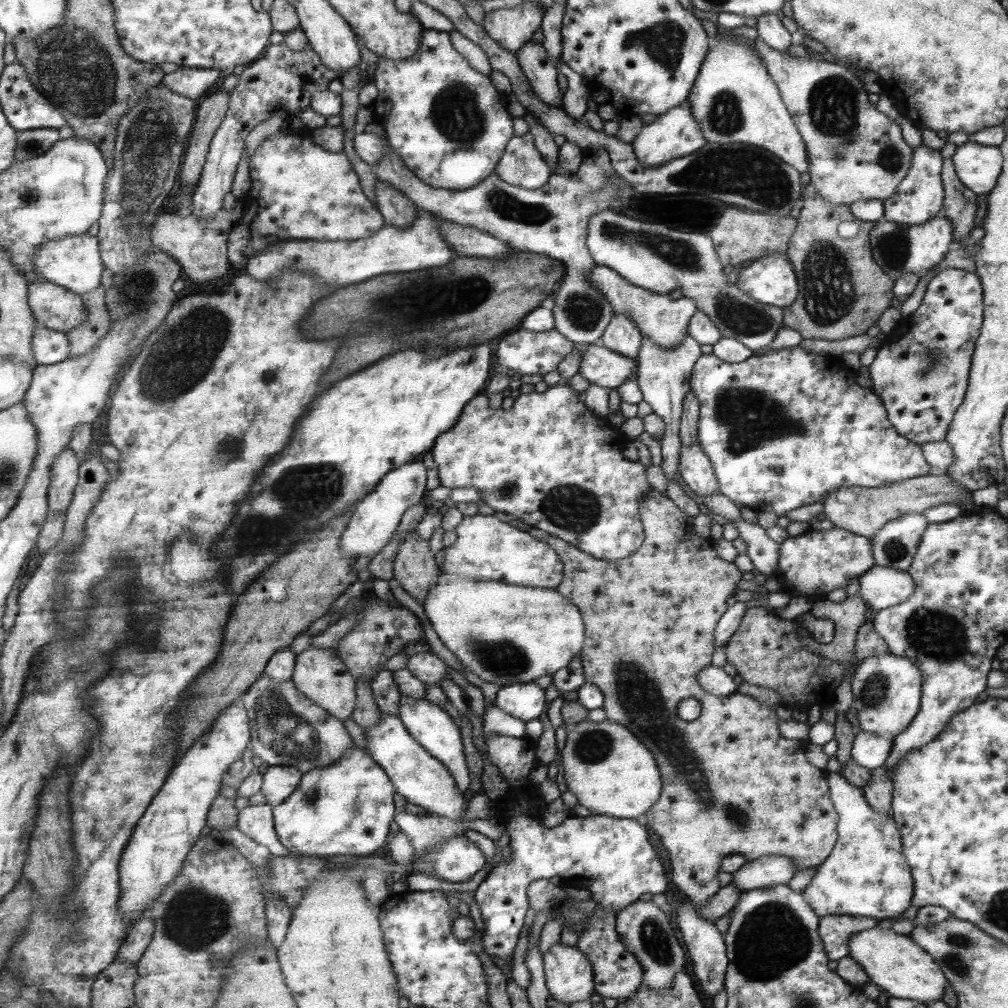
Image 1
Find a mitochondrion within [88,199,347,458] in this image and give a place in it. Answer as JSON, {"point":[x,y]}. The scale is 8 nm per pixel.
{"point":[206,329]}

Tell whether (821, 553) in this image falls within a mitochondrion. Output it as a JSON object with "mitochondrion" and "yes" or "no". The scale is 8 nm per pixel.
{"mitochondrion":"no"}

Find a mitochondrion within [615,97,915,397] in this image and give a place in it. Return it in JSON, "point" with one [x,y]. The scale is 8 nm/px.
{"point":[770,186]}

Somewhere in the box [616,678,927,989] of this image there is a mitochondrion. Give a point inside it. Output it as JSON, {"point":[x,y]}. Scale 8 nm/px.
{"point":[769,941]}

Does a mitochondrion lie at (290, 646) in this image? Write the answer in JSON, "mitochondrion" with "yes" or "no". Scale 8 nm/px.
{"mitochondrion":"no"}

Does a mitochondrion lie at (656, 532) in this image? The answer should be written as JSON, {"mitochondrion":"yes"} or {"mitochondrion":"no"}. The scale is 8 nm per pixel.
{"mitochondrion":"no"}

